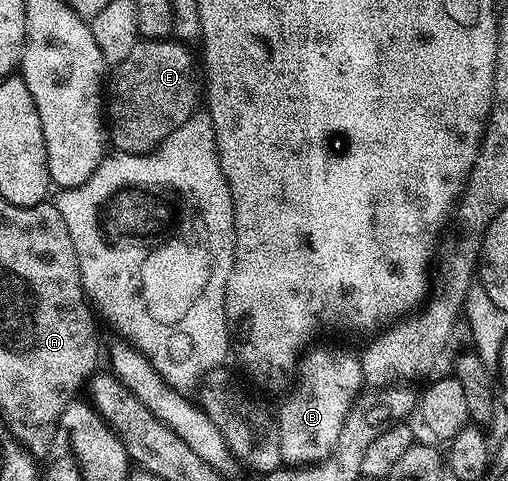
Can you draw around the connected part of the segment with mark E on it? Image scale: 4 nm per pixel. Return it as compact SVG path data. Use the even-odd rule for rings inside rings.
M140 40L127 58L113 67L104 98L104 118L108 123L108 142L115 151L148 154L194 114L200 102L200 86L194 83L190 49L178 40Z

